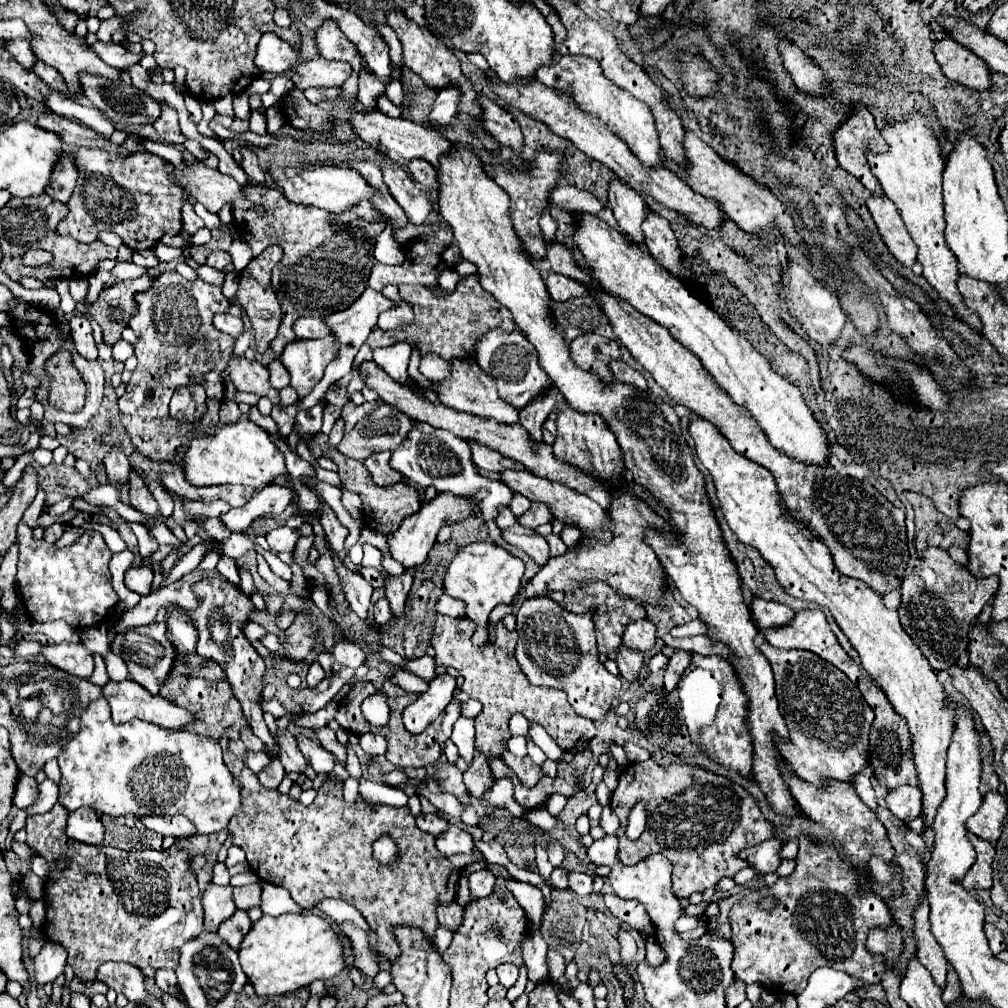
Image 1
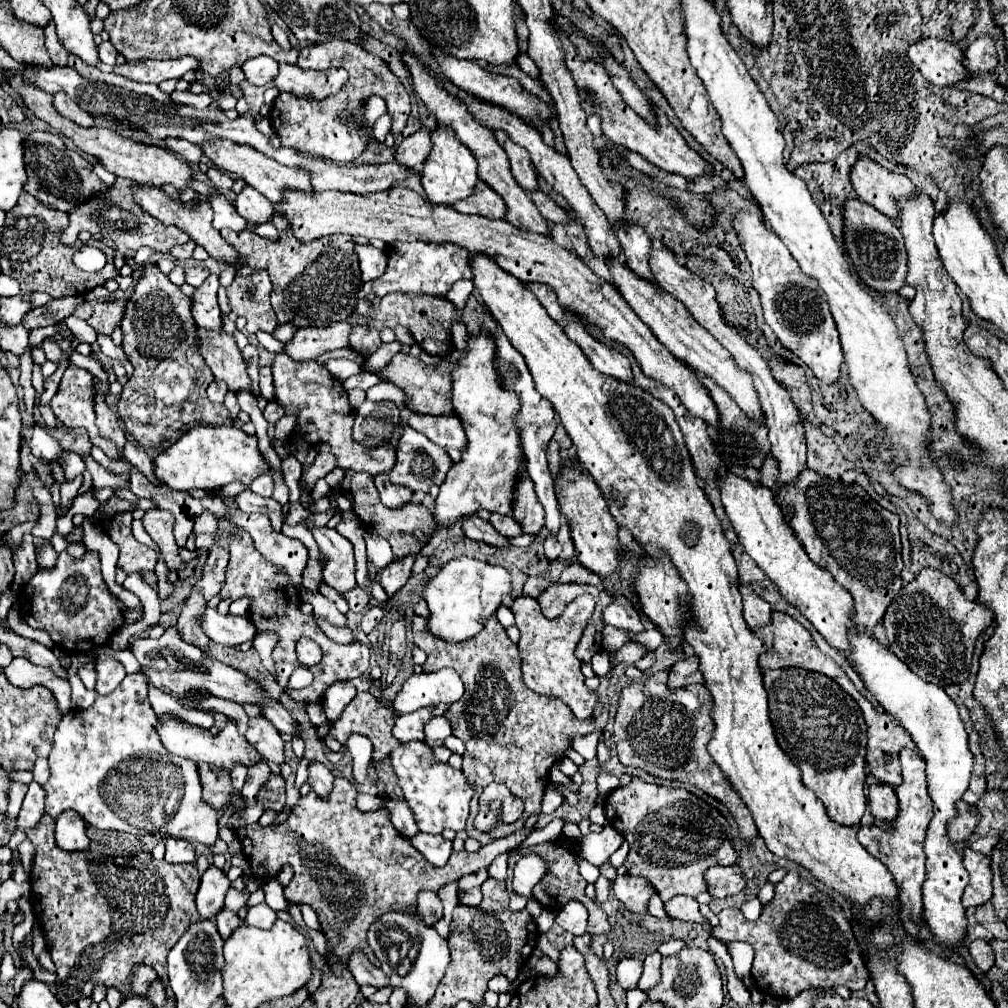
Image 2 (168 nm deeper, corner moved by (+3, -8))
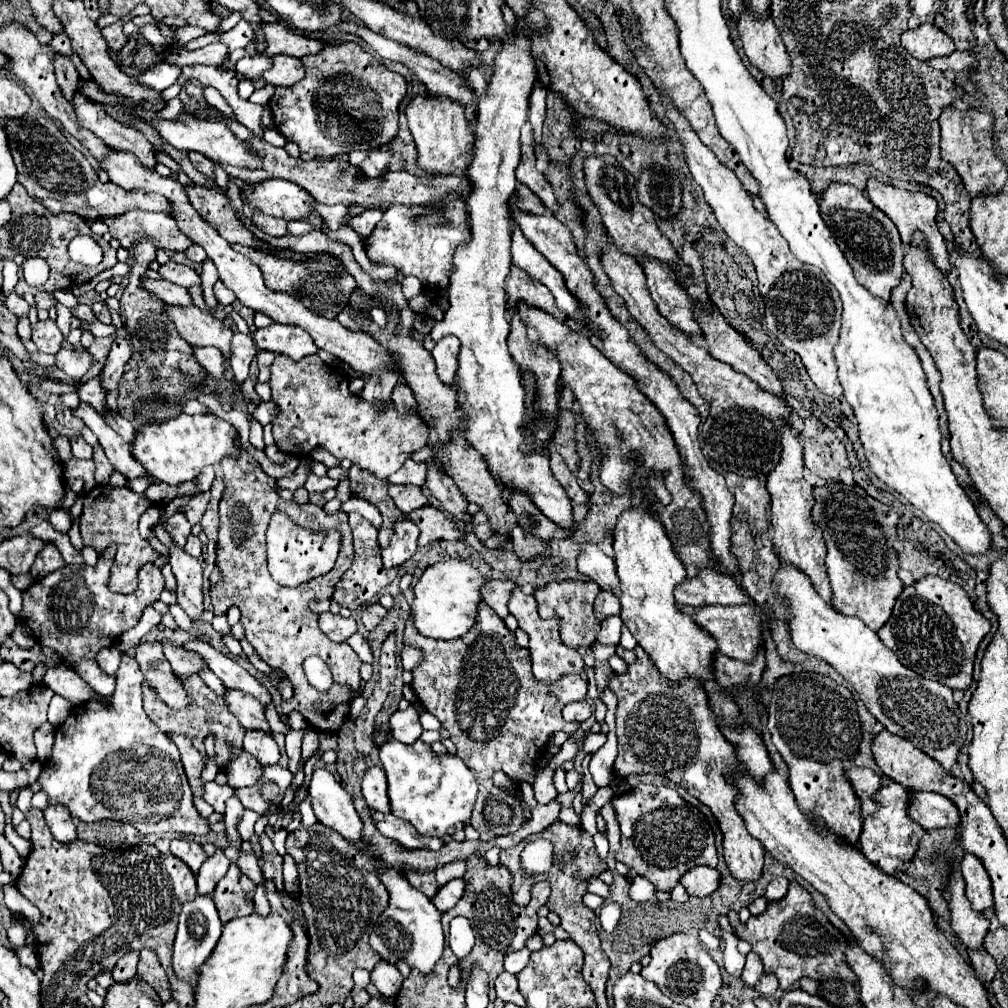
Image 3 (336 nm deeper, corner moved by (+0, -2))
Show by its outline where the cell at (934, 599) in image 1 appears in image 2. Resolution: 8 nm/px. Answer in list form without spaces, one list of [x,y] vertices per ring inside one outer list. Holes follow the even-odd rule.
[[[933,568],[921,570],[913,582],[905,584],[883,618],[885,638],[893,654],[925,682],[937,686],[961,684],[969,678],[975,642],[991,622],[993,612],[981,604],[969,602],[949,576]]]

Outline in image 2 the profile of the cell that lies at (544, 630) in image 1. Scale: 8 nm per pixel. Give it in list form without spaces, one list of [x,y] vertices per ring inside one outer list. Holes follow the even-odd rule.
[[[589,594],[577,596],[563,610],[563,614],[553,620],[545,618],[541,614],[539,602],[529,596],[515,598],[513,606],[511,606],[511,612],[515,614],[517,628],[521,632],[521,640],[517,646],[521,652],[525,684],[537,694],[561,698],[565,704],[571,706],[573,714],[579,720],[591,718],[593,708],[597,704],[597,696],[591,690],[587,690],[587,686],[585,686],[585,676],[581,674],[581,662],[575,658],[575,646],[577,646],[581,632],[587,626],[587,620],[593,614],[593,610],[595,610],[595,602]]]

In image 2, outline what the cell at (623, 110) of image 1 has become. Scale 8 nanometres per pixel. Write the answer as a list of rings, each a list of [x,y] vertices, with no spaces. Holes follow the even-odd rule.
[[[519,42],[519,50],[521,50],[521,54],[517,56],[517,66],[519,66],[525,74],[529,74],[531,78],[539,78],[537,66],[535,66],[533,60],[527,56],[527,44],[525,44],[525,42]]]

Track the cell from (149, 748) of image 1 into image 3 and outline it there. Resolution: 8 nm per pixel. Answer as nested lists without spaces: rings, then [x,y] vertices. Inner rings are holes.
[[[124,654],[114,694],[104,700],[90,700],[78,710],[72,708],[64,724],[54,730],[52,756],[44,764],[38,784],[48,794],[48,804],[64,804],[82,822],[110,818],[132,824],[140,834],[208,834],[208,818],[192,802],[176,744],[144,712],[142,682],[140,666]]]

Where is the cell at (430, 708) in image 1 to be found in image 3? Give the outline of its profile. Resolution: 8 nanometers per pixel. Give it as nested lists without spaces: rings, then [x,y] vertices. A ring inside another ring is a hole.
[[[410,706],[408,710],[398,710],[392,714],[390,718],[390,732],[394,736],[394,740],[400,740],[404,744],[412,744],[420,738],[422,734],[422,726],[420,726],[420,714],[414,706]]]

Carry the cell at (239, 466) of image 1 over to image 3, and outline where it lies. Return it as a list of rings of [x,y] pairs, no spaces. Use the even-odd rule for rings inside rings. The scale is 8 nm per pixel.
[[[180,414],[158,424],[144,424],[132,444],[132,454],[146,468],[150,476],[166,484],[182,484],[194,480],[204,466],[220,464],[224,458],[240,458],[240,446],[236,444],[238,432],[232,424],[216,416],[188,416]]]

